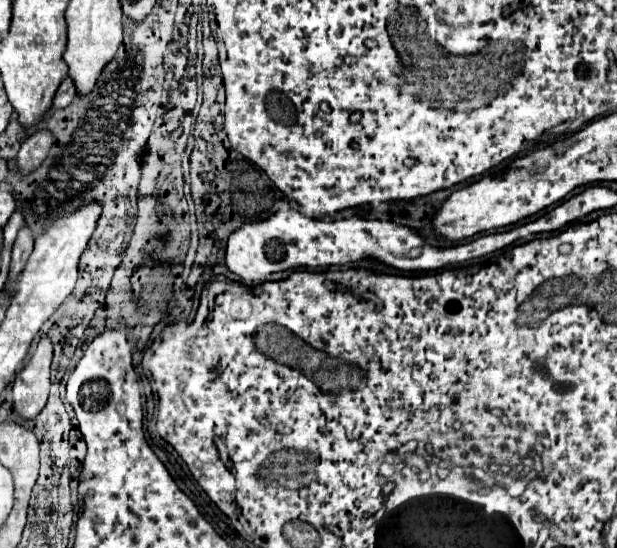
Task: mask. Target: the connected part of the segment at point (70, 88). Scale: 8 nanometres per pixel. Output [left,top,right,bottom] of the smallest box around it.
[54,76,76,108]

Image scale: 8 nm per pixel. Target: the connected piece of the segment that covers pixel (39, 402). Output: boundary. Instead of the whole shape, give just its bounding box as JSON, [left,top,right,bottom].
[12,336,52,418]

